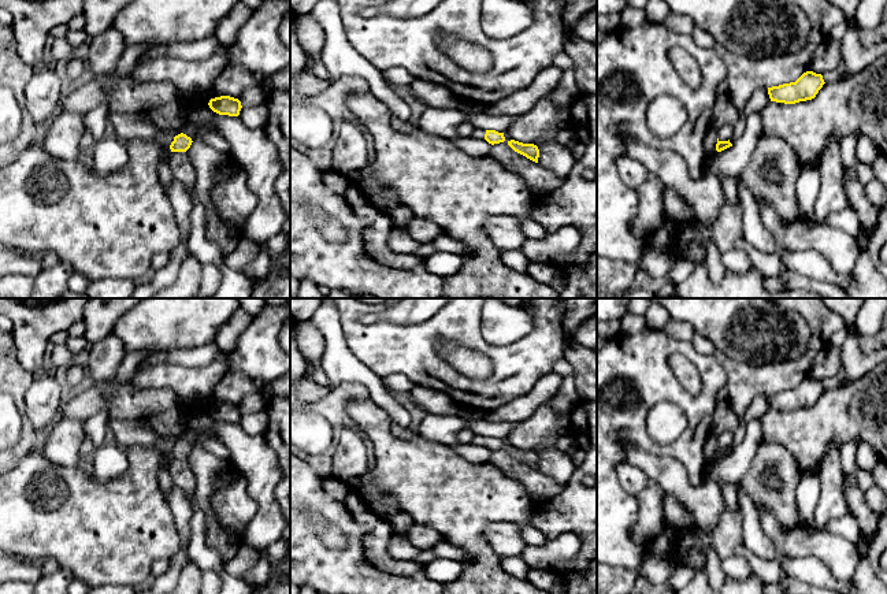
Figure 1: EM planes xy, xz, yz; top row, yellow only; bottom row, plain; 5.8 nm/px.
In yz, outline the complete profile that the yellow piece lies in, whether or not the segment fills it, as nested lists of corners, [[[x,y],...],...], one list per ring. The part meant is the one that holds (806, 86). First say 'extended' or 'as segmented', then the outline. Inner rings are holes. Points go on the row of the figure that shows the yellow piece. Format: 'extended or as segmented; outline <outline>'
as segmented; outline [[[806,71],[795,82],[768,88],[768,94],[771,101],[795,104],[814,99],[824,83],[821,74]]]

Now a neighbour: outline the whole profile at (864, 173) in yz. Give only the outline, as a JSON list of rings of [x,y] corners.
[[[857,160],[856,164],[856,174],[858,181],[865,186],[869,181],[872,181],[873,177],[873,171],[872,171],[872,166],[864,164],[862,162]]]

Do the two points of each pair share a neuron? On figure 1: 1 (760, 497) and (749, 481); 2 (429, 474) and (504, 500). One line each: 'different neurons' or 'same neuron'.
1: same neuron
2: same neuron

